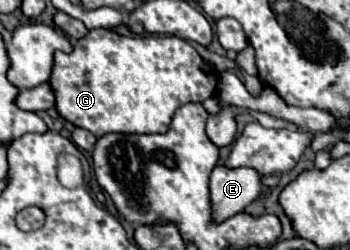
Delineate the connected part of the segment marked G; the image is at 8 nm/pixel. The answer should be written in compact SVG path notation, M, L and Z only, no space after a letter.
M91 29L73 45L69 55L63 51L55 53L49 83L55 91L57 111L61 117L77 127L89 129L95 137L101 137L107 133L165 133L173 113L181 105L203 103L217 91L217 73L185 39L171 35L123 37L111 29Z

